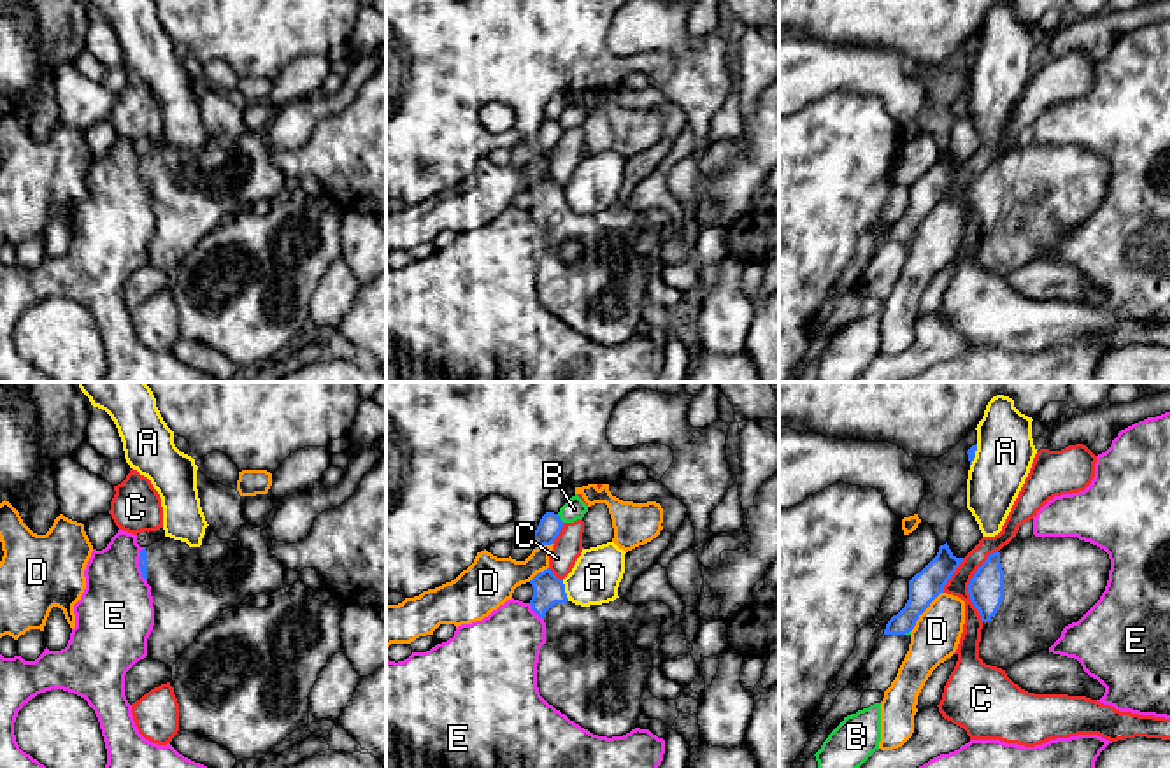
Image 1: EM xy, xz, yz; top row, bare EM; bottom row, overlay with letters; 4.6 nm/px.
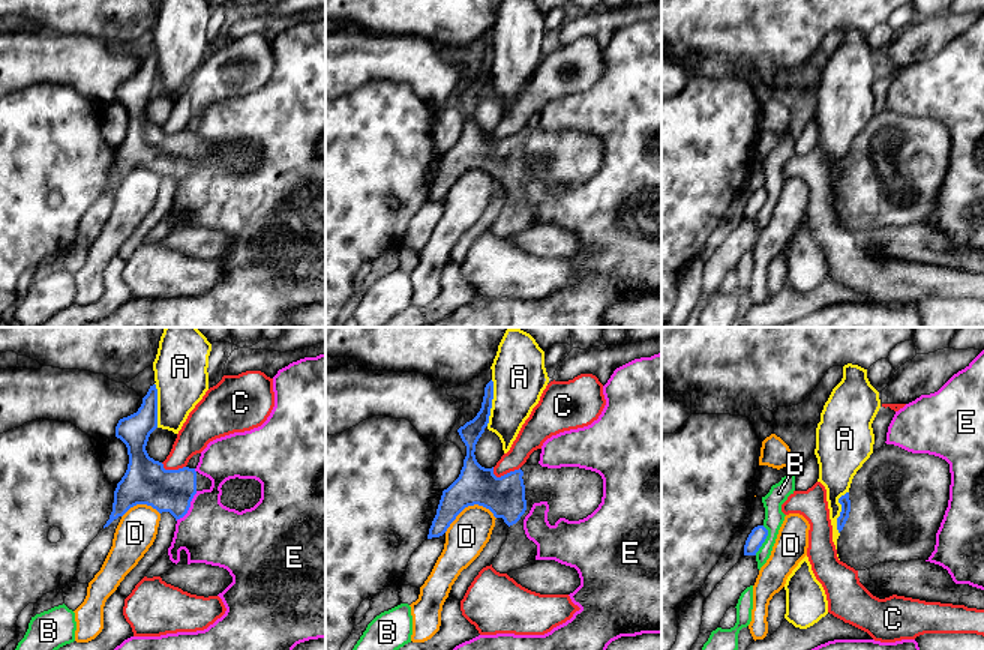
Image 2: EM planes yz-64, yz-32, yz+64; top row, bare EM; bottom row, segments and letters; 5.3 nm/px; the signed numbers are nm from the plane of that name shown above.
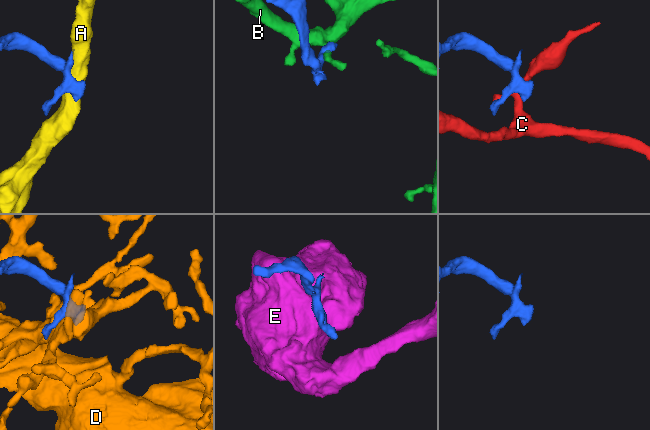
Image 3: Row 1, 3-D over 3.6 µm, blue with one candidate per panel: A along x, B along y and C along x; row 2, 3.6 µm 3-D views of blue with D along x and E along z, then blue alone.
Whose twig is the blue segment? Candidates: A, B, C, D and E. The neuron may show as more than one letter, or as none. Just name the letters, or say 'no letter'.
no letter

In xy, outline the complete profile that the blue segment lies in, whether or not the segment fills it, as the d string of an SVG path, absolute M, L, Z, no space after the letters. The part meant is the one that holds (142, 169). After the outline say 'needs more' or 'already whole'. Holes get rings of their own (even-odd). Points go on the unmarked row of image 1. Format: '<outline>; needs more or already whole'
M244 132L230 147L221 147L207 133L200 154L170 144L156 146L140 158L139 174L151 193L154 233L147 245L147 263L172 274L195 245L225 216L239 214L247 203L284 196L286 174L268 160L265 133Z; needs more

